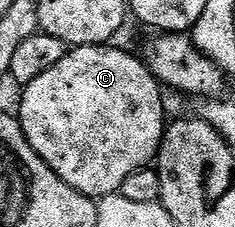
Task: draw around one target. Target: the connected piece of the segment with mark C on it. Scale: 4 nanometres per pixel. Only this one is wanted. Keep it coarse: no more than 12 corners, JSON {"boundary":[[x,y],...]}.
{"boundary":[[77,46],[23,87],[20,127],[99,200],[149,165],[162,87],[139,57]]}

